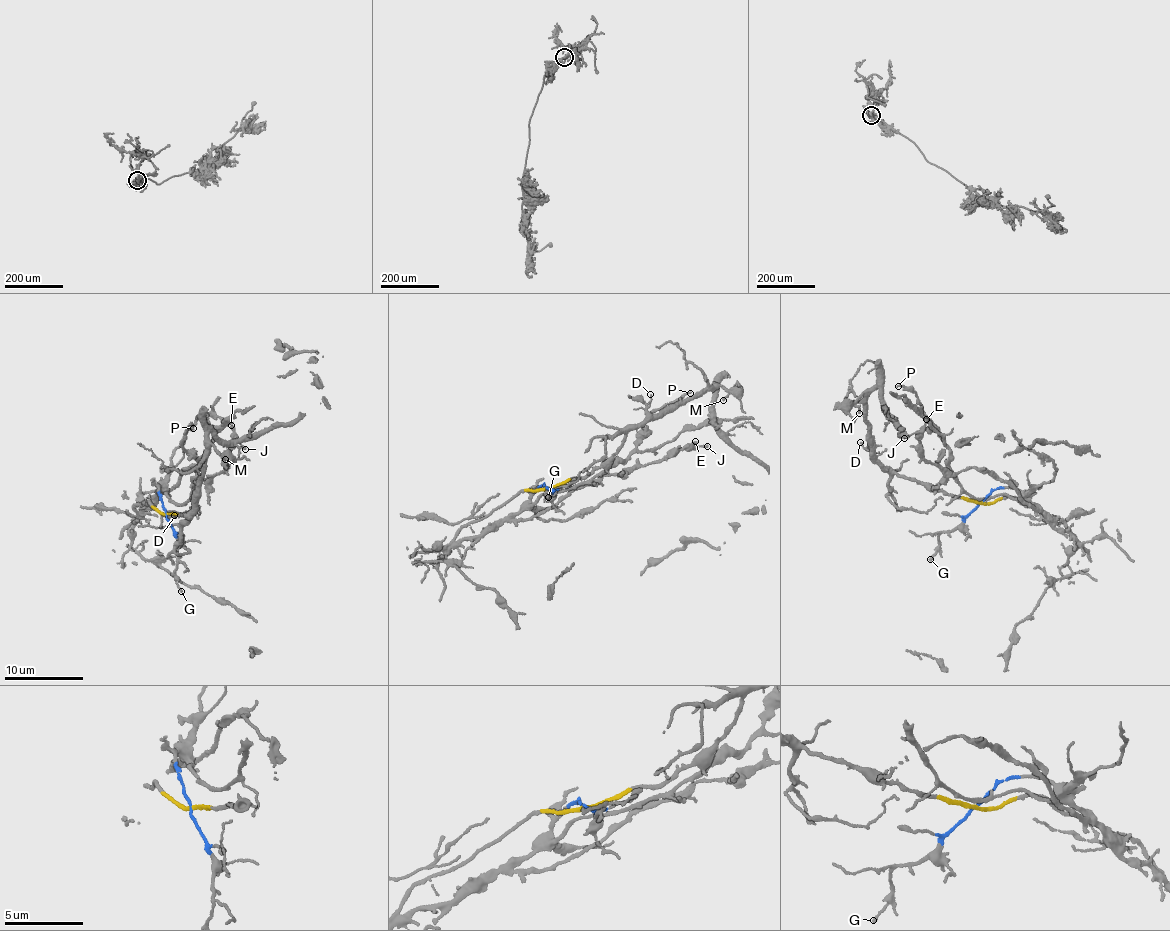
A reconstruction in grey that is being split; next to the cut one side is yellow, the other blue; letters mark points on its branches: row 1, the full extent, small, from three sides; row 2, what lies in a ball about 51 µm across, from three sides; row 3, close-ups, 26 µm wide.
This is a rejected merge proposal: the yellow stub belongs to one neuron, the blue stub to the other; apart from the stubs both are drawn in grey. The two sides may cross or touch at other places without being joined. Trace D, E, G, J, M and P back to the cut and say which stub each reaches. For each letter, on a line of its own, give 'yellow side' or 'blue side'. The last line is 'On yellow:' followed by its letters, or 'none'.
D: yellow side
E: blue side
G: blue side
J: blue side
M: yellow side
P: blue side
On yellow: D, M

